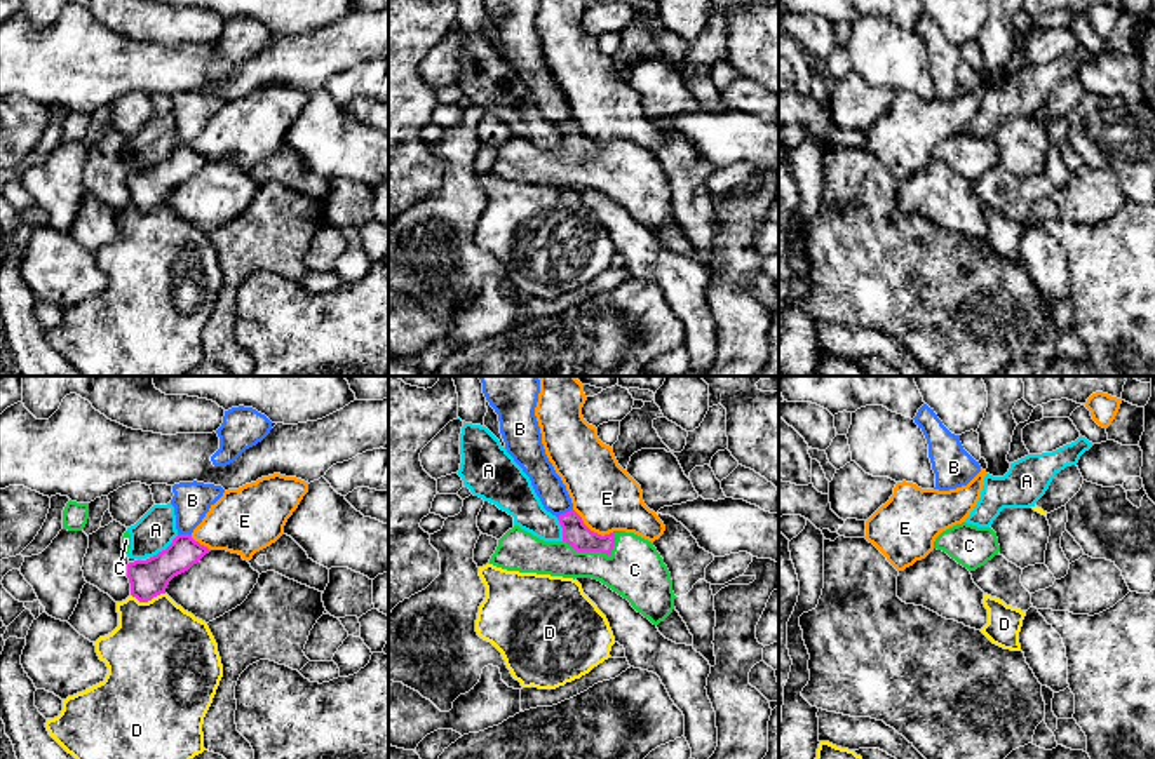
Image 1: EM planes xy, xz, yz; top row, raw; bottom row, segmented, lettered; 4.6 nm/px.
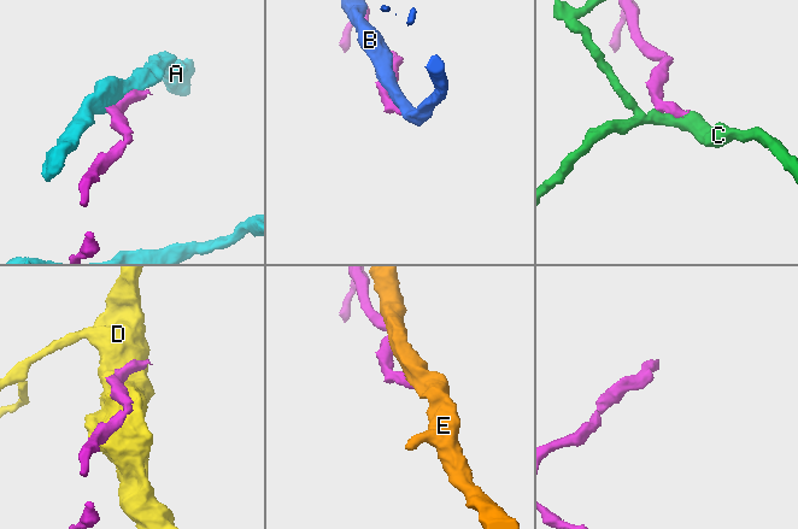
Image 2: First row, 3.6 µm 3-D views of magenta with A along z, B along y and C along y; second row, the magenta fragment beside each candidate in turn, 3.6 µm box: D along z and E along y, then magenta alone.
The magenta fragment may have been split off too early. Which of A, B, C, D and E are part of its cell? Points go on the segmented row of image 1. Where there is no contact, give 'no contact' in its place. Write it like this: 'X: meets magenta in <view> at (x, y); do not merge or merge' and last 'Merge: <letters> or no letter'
A: meets magenta in xy at (166, 549); do not merge
B: meets magenta in xz at (567, 512); do not merge
C: meets magenta in xz at (598, 550); merge
D: meets magenta in xy at (147, 601); do not merge
E: meets magenta in xz at (596, 533); do not merge
Merge: C

